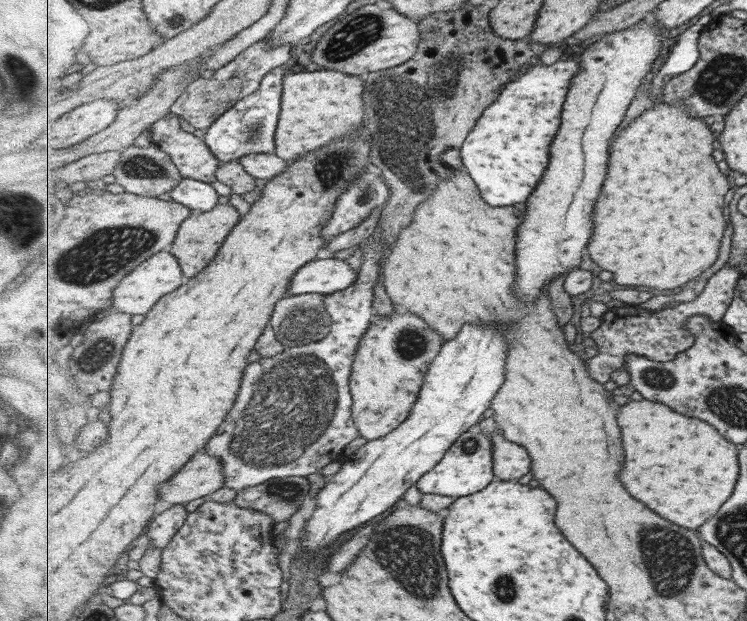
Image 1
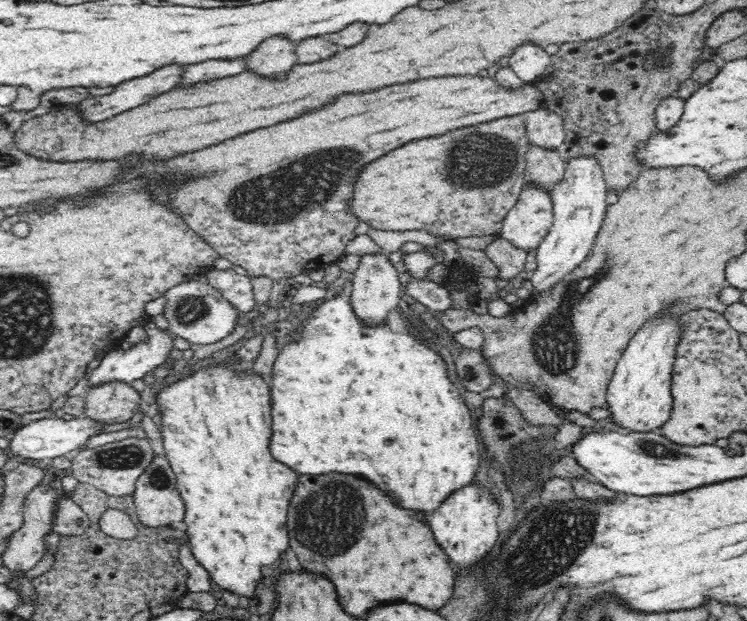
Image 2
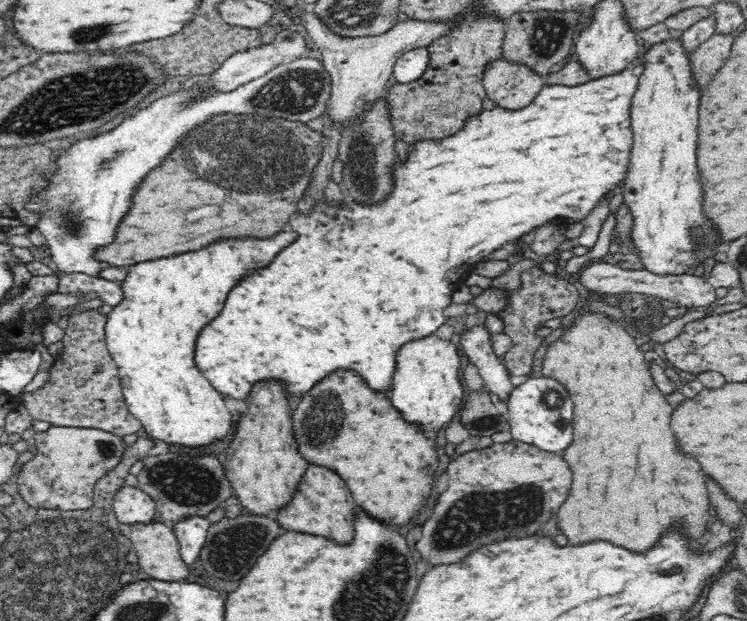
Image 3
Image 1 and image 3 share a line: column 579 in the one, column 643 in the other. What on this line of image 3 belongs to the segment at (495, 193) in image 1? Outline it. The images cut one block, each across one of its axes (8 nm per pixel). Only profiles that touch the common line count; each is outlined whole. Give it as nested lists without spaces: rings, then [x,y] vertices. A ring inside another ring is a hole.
[[[644,64],[623,70],[620,74],[612,77],[589,80],[578,86],[546,85],[539,92],[531,105],[520,112],[508,112],[506,109],[496,108],[484,109],[482,114],[476,118],[470,118],[466,128],[459,130],[454,137],[448,137],[442,141],[420,141],[415,149],[409,150],[407,160],[395,162],[396,170],[396,194],[384,202],[384,206],[374,208],[362,208],[356,204],[350,204],[352,210],[324,210],[324,206],[318,206],[314,212],[298,214],[292,218],[292,228],[300,234],[300,238],[280,254],[268,270],[260,270],[256,278],[248,278],[244,286],[236,286],[231,296],[224,305],[224,312],[220,313],[216,320],[208,326],[199,338],[195,350],[195,365],[197,369],[207,378],[216,390],[224,396],[230,396],[236,400],[245,402],[252,396],[254,386],[262,382],[276,381],[284,389],[285,397],[302,398],[304,392],[310,392],[322,376],[326,377],[336,370],[354,370],[362,376],[362,380],[380,394],[380,398],[389,400],[391,397],[391,386],[395,374],[398,372],[398,354],[404,346],[412,341],[423,340],[431,337],[434,332],[444,323],[447,317],[442,313],[450,306],[453,294],[460,287],[462,274],[471,275],[474,266],[478,261],[488,262],[488,254],[492,254],[498,248],[507,247],[511,249],[512,244],[520,238],[530,234],[534,229],[540,229],[551,222],[568,219],[573,222],[586,218],[593,210],[598,200],[626,180],[628,164],[630,164],[630,148],[632,148],[632,127],[631,108],[632,99],[636,89],[639,88],[639,78],[644,72]]]

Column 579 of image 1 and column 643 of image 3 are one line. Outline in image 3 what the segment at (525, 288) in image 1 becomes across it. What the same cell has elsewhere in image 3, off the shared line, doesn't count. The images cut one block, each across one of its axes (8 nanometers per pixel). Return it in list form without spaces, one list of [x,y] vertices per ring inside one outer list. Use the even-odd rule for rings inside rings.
[[[669,37],[661,43],[653,43],[644,58],[644,72],[639,78],[639,88],[632,99],[631,127],[634,146],[630,170],[624,182],[624,202],[630,208],[633,227],[630,236],[644,270],[657,277],[683,277],[698,264],[723,259],[720,250],[718,228],[704,216],[704,188],[700,182],[700,170],[696,164],[698,148],[698,102],[700,92],[693,84],[692,71],[688,66],[680,38]]]

